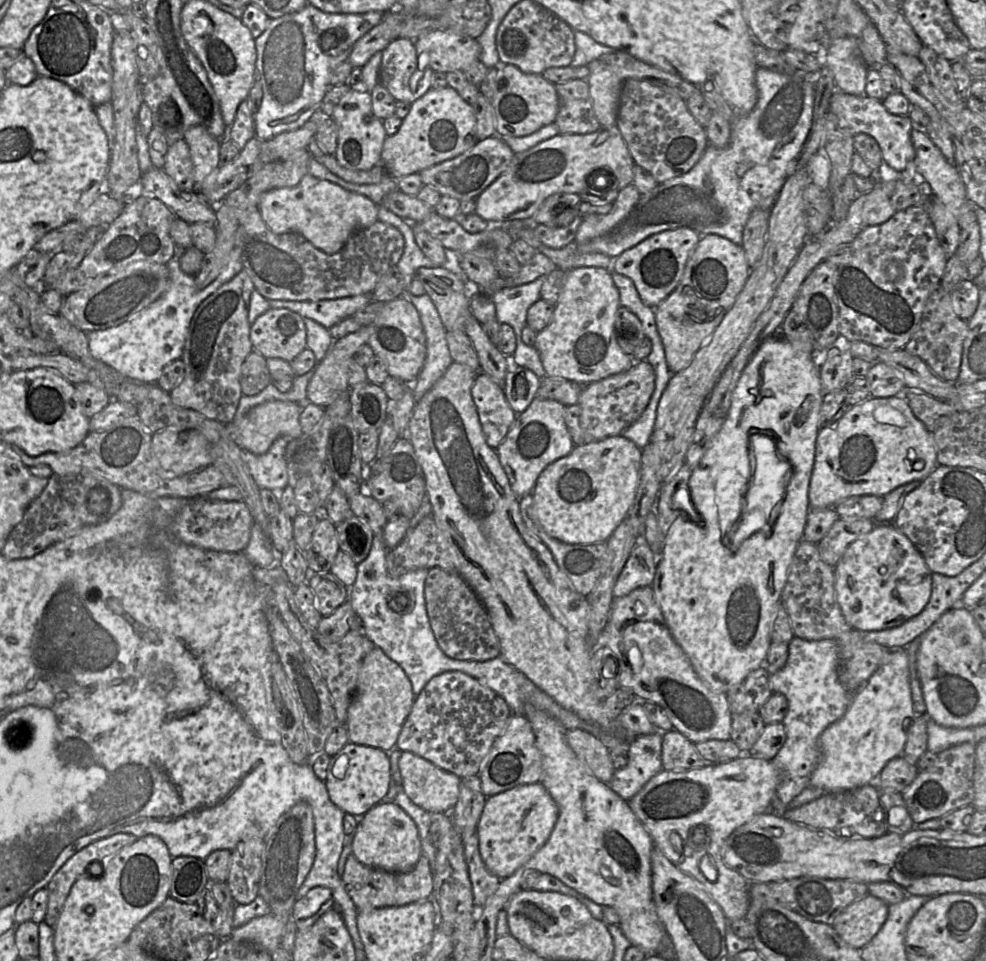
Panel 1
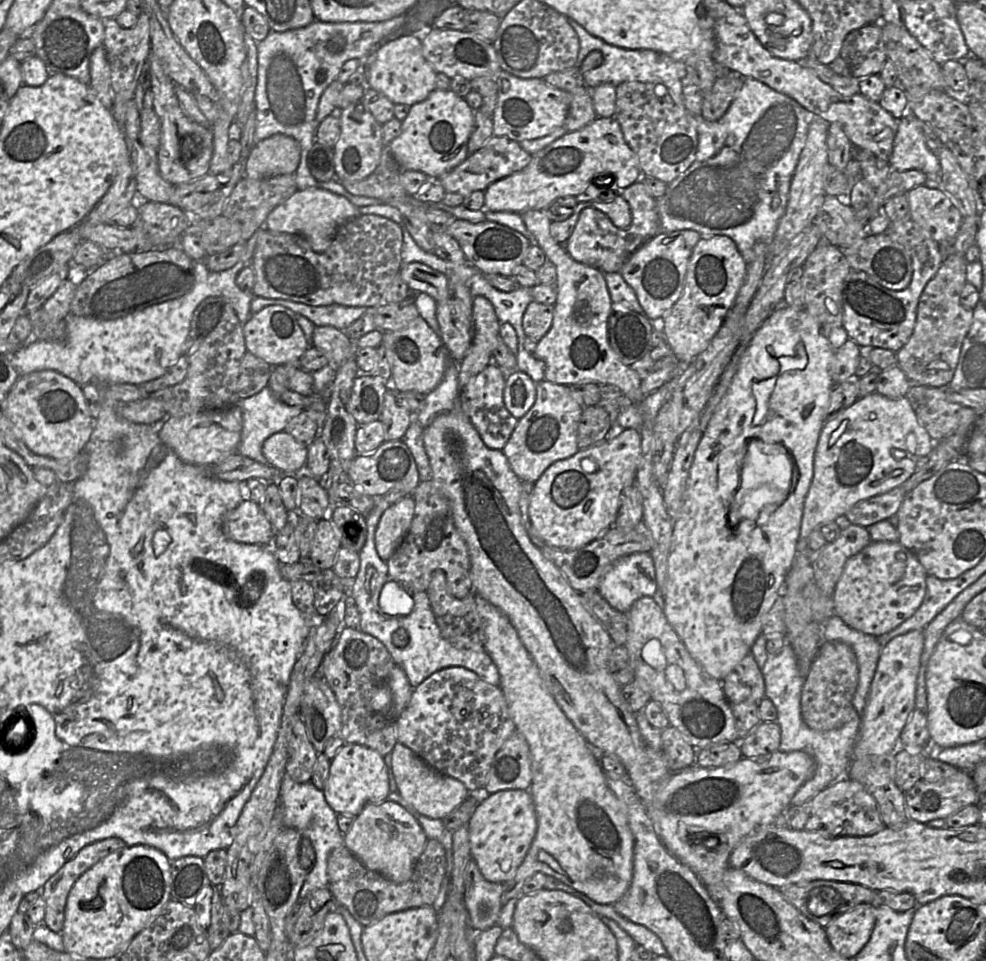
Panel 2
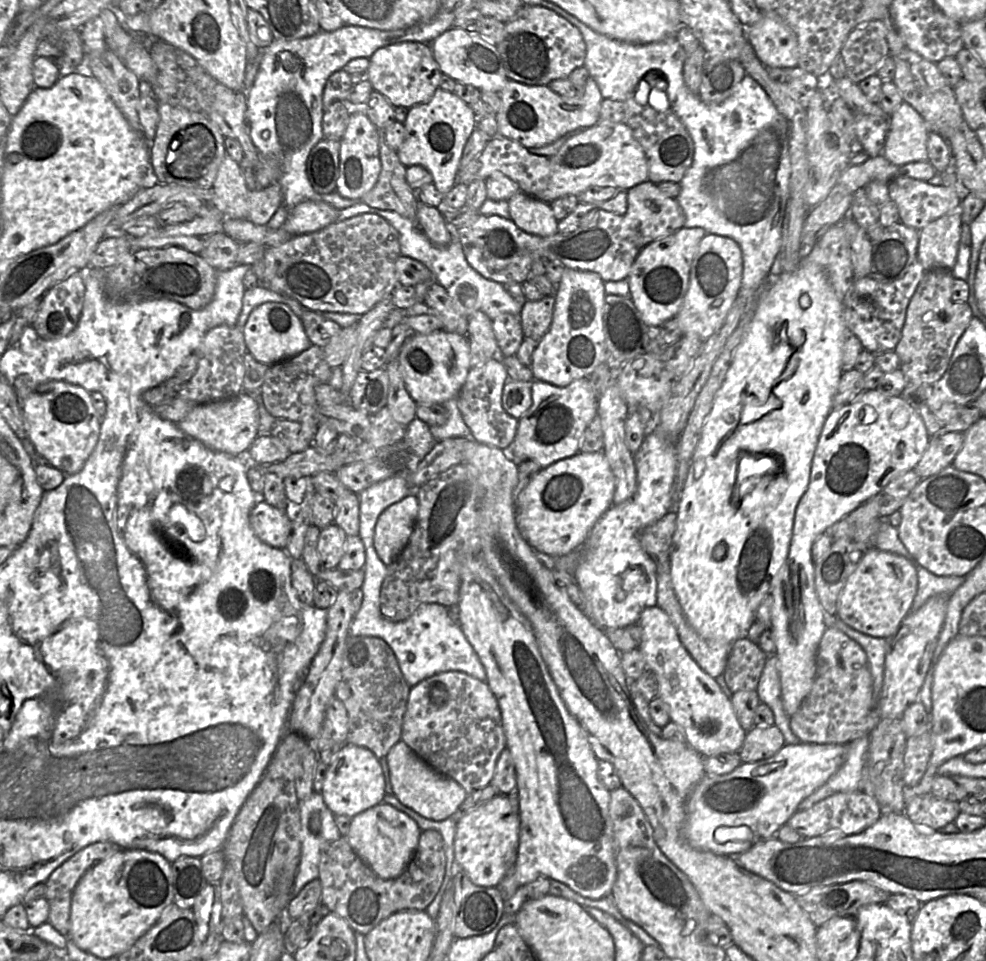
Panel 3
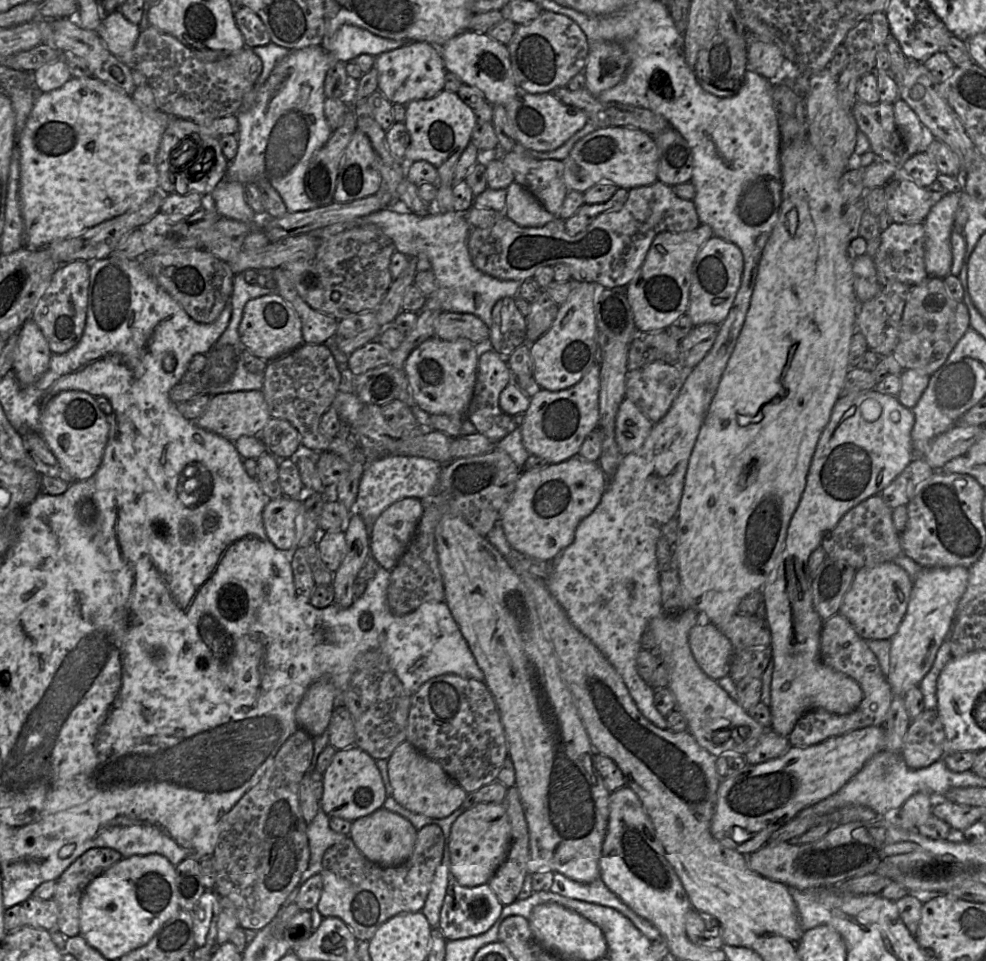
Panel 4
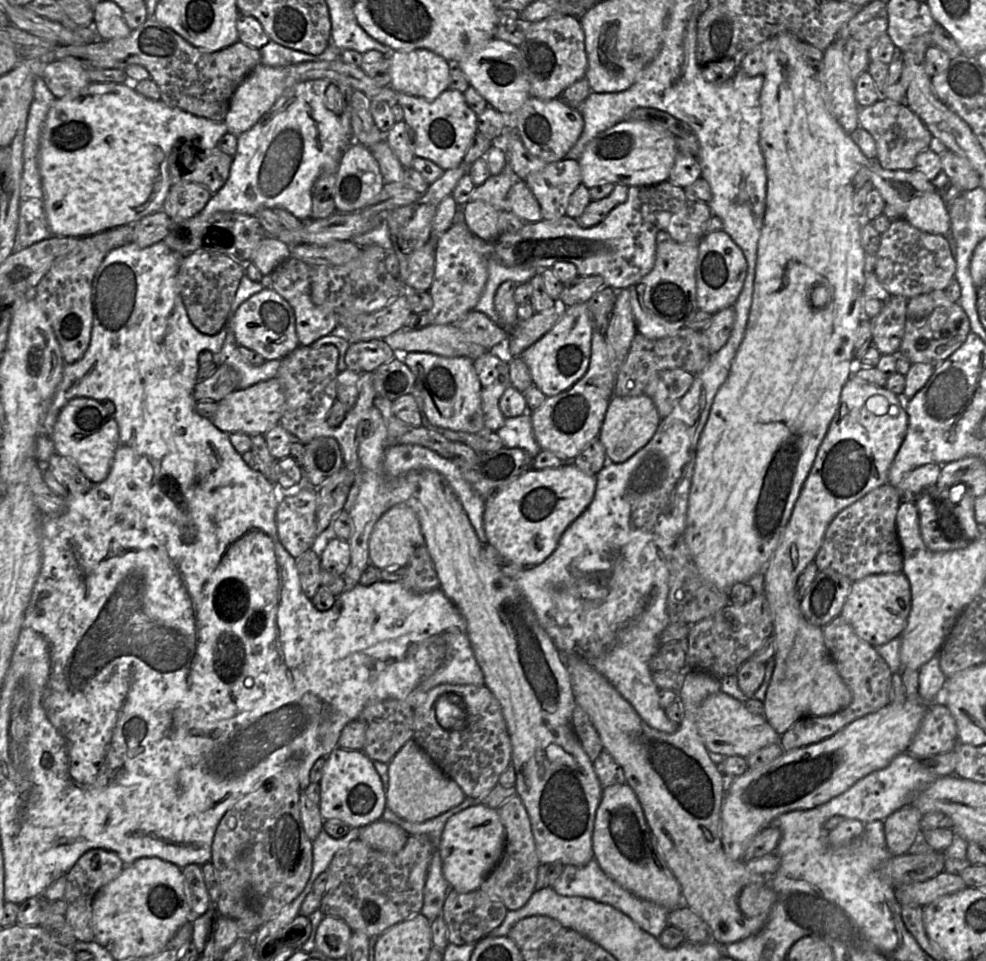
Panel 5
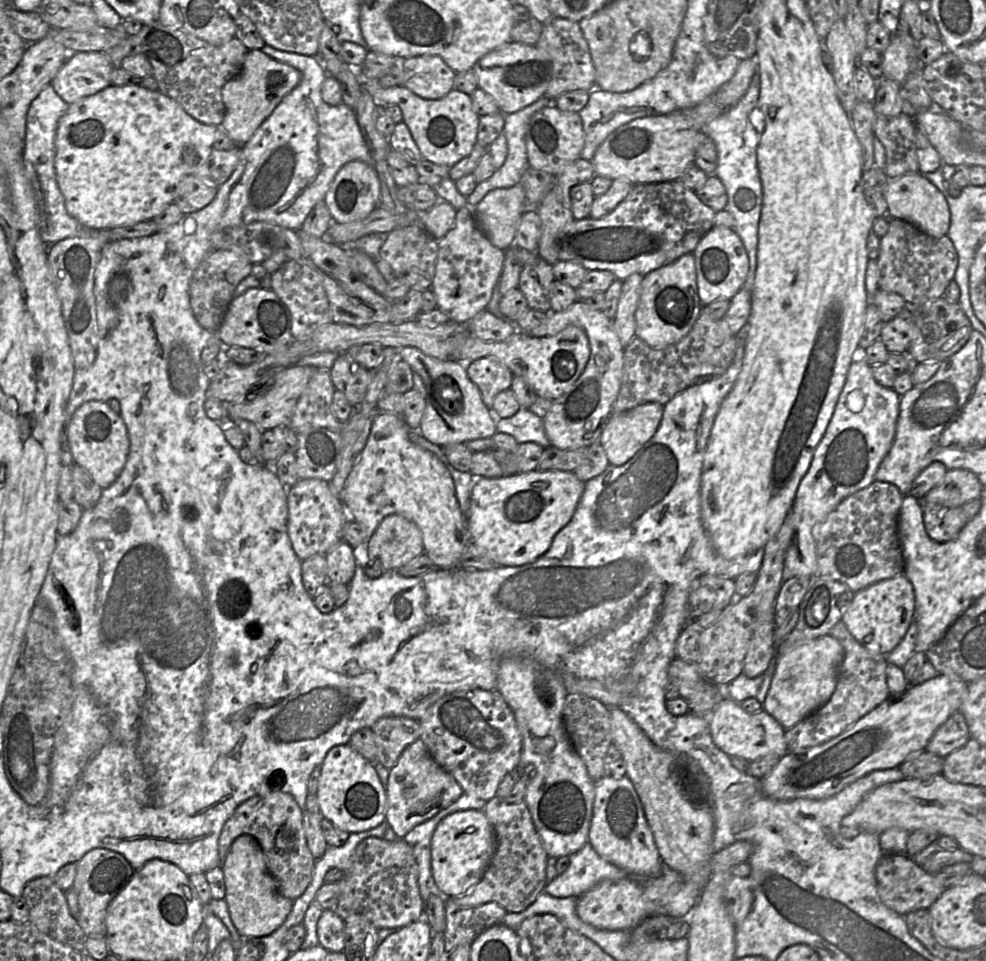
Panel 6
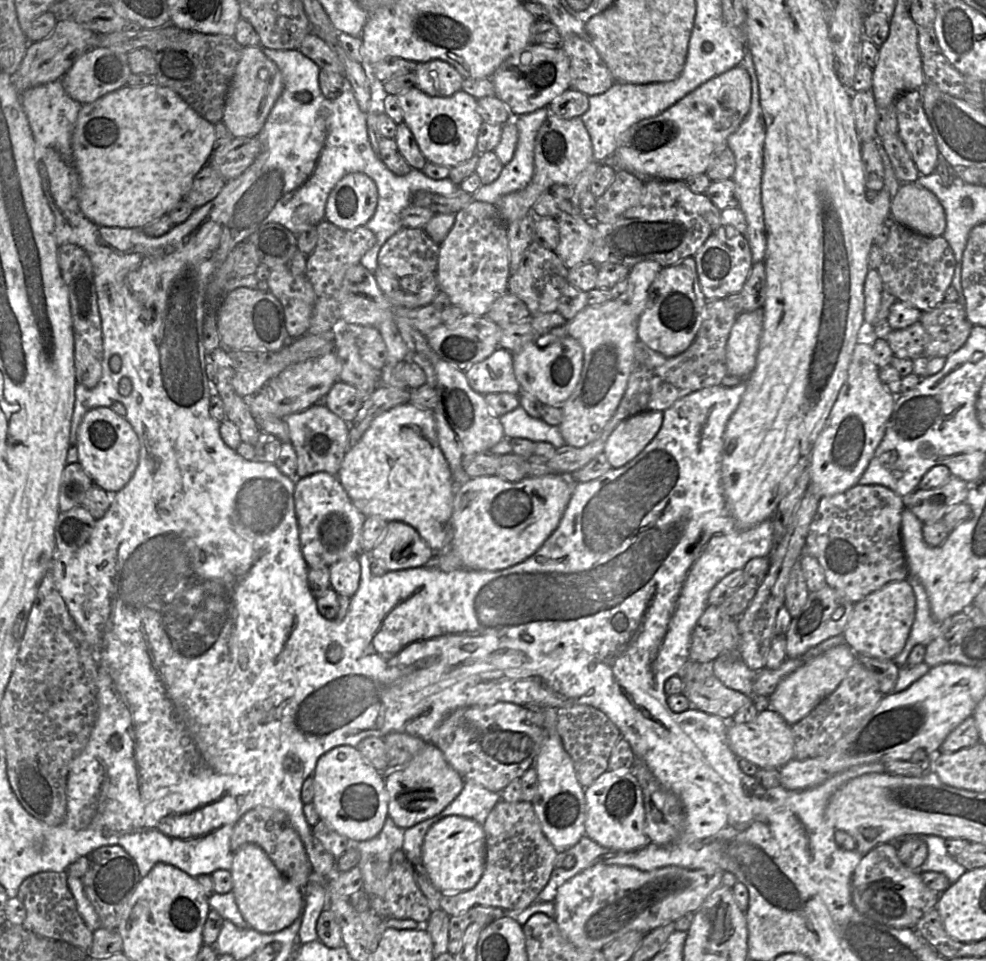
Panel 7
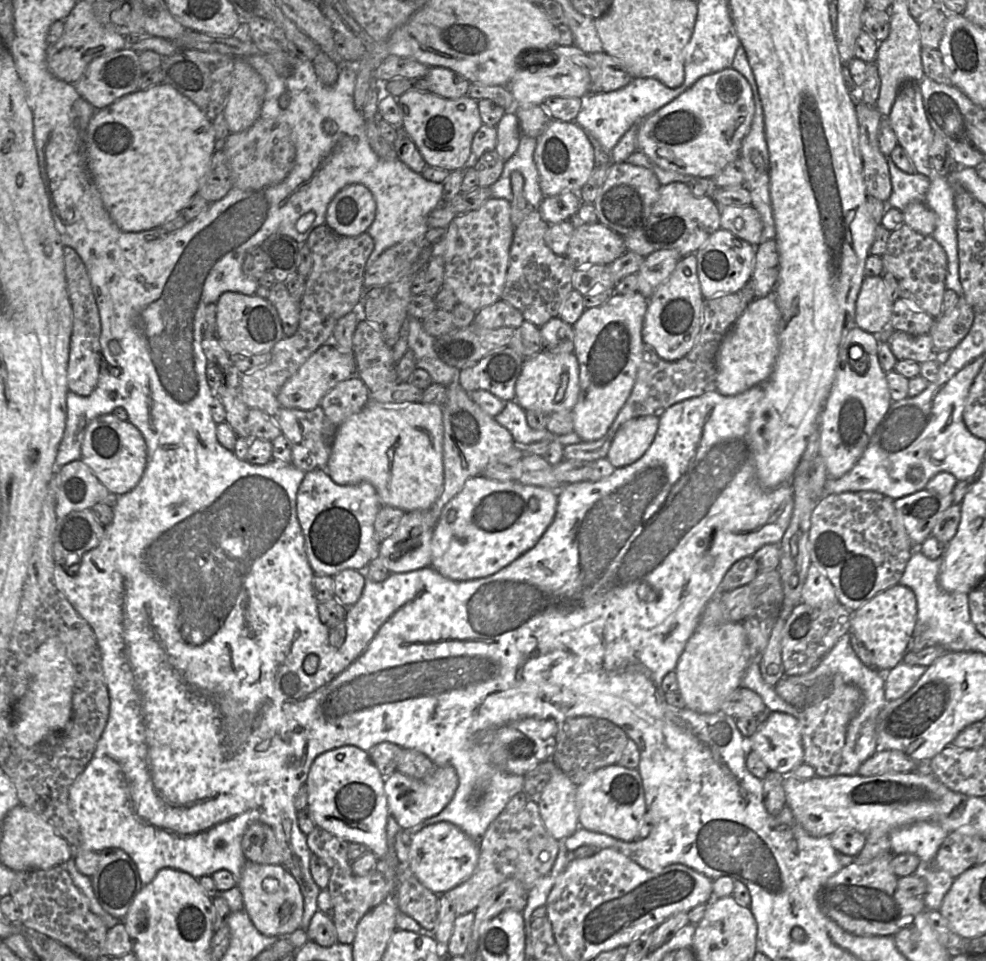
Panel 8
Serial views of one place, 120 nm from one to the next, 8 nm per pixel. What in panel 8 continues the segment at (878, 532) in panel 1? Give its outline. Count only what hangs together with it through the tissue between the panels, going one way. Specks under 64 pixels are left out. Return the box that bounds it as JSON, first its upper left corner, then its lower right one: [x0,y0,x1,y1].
[850,584,917,672]

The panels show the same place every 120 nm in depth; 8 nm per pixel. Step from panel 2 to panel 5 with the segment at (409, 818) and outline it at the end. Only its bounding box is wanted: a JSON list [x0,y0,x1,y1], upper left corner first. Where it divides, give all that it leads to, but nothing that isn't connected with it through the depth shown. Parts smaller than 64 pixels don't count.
[358,819,408,853]

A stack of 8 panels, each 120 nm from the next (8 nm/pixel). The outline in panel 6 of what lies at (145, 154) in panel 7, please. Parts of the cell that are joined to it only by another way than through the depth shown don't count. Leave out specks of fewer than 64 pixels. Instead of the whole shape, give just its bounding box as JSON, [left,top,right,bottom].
[55,84,220,230]

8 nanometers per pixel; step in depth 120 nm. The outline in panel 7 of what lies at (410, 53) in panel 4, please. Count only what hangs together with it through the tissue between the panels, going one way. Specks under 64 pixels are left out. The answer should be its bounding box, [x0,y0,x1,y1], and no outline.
[414,59,464,96]

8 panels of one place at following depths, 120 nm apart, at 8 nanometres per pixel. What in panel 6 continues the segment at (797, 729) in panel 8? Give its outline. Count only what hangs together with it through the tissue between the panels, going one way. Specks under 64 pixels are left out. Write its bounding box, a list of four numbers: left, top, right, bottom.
[708,697,788,762]

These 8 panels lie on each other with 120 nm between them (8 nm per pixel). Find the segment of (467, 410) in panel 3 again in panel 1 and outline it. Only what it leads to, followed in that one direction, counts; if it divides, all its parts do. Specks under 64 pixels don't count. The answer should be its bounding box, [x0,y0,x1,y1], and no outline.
[471,373,517,450]

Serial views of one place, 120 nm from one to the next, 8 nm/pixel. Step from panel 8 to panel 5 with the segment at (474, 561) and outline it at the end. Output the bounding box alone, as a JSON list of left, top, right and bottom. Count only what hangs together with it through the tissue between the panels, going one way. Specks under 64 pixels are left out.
[483,462,596,567]

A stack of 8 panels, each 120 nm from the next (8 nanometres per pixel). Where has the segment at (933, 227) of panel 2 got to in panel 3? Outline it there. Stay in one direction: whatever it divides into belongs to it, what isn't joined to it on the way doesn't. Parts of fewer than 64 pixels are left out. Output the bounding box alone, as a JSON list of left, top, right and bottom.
[888,176,962,230]

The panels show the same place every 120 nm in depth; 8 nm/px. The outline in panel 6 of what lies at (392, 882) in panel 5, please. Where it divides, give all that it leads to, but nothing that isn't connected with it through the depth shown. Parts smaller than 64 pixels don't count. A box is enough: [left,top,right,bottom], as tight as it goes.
[331,837,424,928]

